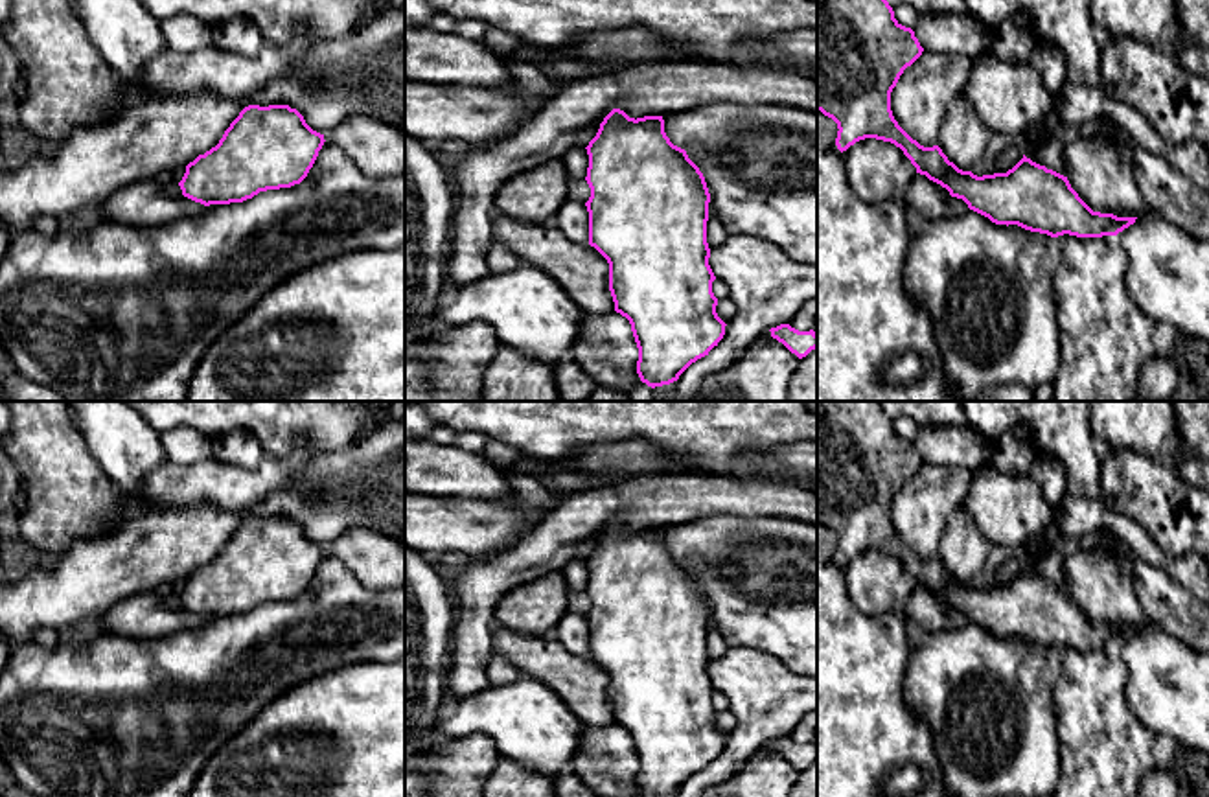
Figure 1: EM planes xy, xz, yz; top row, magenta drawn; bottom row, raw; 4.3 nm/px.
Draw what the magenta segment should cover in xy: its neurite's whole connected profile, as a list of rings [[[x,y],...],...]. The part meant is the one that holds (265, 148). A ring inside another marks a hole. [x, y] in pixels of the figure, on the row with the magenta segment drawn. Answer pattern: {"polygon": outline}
{"polygon": [[[248,105],[215,147],[186,166],[178,186],[204,206],[243,202],[259,191],[300,184],[324,142],[289,105]]]}

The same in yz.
{"polygon": [[[817,0],[817,110],[837,123],[835,145],[841,153],[865,138],[891,142],[904,151],[916,173],[940,184],[951,197],[962,199],[970,210],[996,225],[1018,225],[1051,237],[1102,237],[1117,236],[1135,223],[1137,217],[1093,212],[1067,177],[1025,155],[1007,173],[977,177],[950,162],[938,145],[924,147],[913,140],[892,116],[891,92],[922,52],[915,31],[894,18],[887,0]]]}

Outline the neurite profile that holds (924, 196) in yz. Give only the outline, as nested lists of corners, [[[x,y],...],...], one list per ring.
[[[920,173],[905,186],[902,201],[907,208],[920,212],[929,223],[959,217],[970,210],[962,199],[951,197],[946,188]]]

